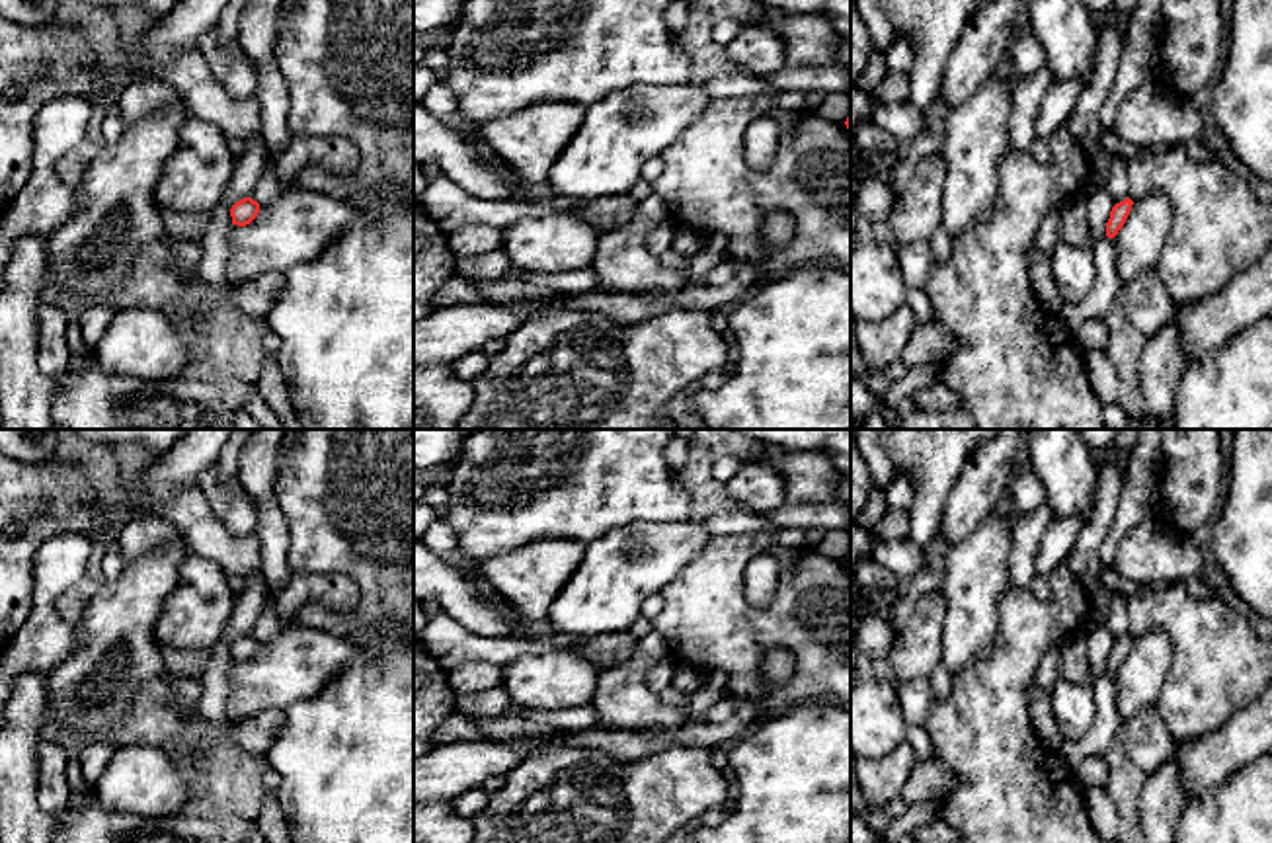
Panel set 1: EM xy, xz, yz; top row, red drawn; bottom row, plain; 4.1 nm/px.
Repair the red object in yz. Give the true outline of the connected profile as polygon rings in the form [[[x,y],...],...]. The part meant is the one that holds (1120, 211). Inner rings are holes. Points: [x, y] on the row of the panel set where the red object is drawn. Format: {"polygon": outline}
{"polygon": [[[1126,197],[1124,201],[1116,203],[1110,211],[1110,219],[1106,222],[1106,236],[1114,238],[1118,230],[1124,226],[1130,211],[1132,211],[1133,201]]]}

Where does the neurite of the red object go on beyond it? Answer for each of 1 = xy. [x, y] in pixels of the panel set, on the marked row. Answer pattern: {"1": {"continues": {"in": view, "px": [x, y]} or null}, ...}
{"1": {"continues": null}}

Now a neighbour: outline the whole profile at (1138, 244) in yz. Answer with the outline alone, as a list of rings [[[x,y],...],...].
[[[1161,189],[1133,201],[1132,211],[1112,238],[1120,283],[1155,269],[1173,228],[1173,205]]]

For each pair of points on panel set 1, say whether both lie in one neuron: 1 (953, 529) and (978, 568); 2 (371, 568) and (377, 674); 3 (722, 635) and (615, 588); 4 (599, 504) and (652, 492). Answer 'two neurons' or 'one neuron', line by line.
1: two neurons
2: two neurons
3: two neurons
4: one neuron

